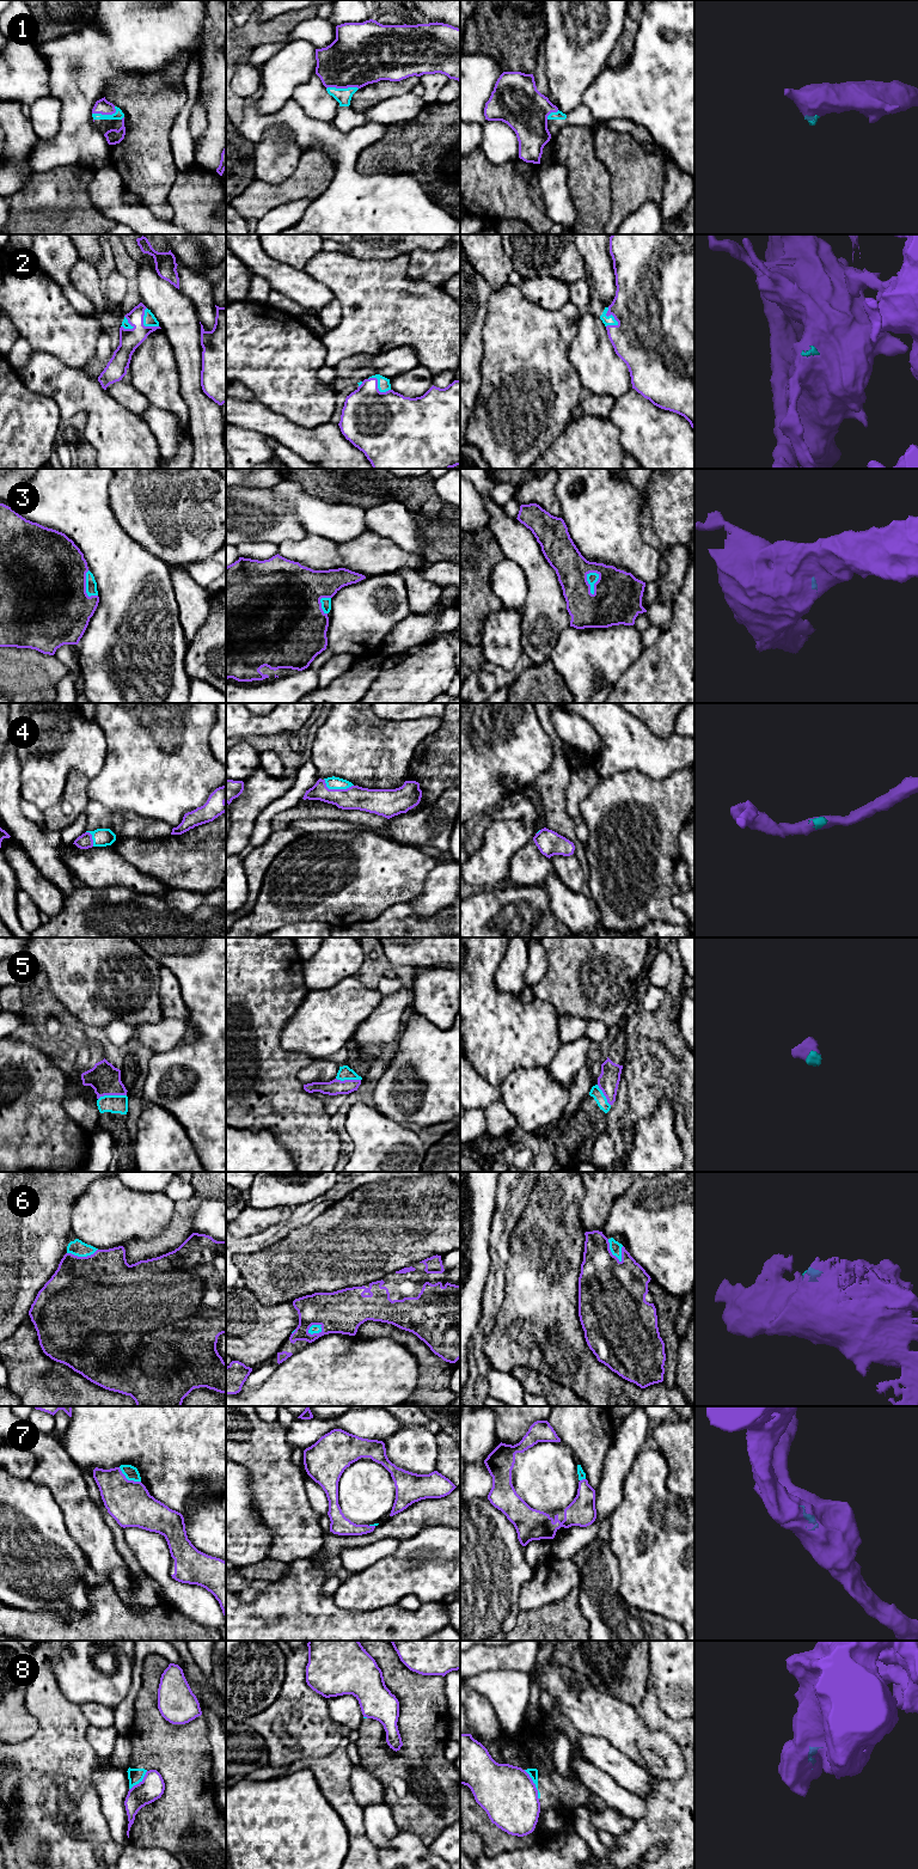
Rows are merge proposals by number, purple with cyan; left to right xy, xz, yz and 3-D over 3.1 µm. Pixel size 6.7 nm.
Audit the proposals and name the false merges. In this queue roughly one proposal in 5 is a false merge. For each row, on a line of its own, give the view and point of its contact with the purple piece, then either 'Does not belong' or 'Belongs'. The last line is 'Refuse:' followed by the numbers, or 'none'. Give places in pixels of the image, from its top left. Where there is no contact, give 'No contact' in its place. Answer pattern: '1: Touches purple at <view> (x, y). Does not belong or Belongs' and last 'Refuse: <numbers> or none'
1: Touches purple at xz (342, 87). Belongs
2: Touches purple at yz (611, 313). Belongs
3: Touches purple at yz (588, 584). Belongs
4: Touches purple at xz (336, 789). Belongs
5: Touches purple at xy (111, 1094). Belongs
6: Touches purple at yz (610, 1251). Belongs
7: Touches purple at xy (127, 1479). Belongs
8: Touches purple at yz (534, 1784). Does not belong
Refuse: 8

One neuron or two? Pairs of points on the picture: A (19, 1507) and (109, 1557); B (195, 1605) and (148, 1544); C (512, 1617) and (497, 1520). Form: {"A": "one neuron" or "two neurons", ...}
{"A": "two neurons", "B": "one neuron", "C": "one neuron"}

